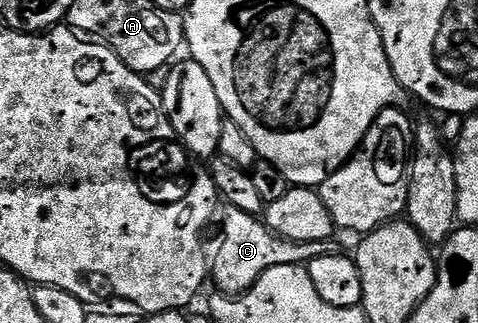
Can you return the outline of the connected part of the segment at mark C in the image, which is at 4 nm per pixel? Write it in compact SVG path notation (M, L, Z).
M231 209L223 219L223 244L219 252L213 255L209 267L209 275L220 287L222 294L227 297L238 297L248 291L265 273L265 269L273 269L277 265L306 265L317 257L337 256L344 254L345 248L330 239L325 242L293 243L288 239L280 239L274 235L262 218L241 213Z

